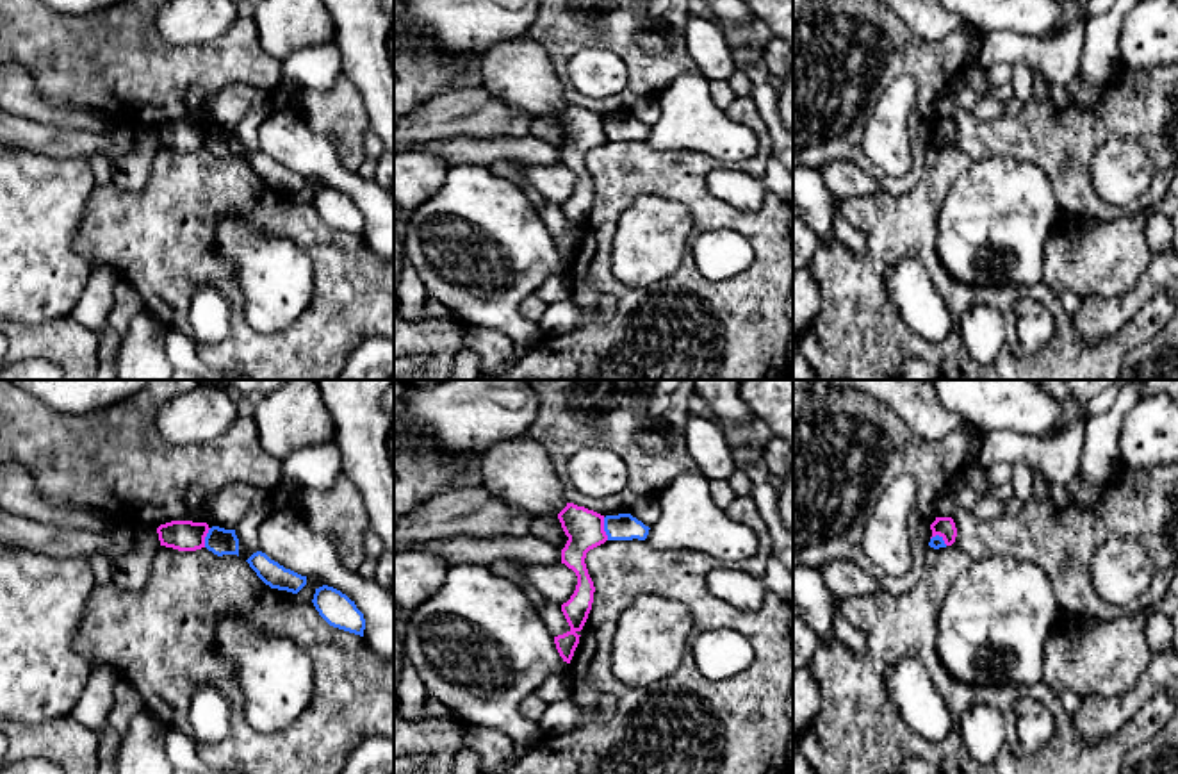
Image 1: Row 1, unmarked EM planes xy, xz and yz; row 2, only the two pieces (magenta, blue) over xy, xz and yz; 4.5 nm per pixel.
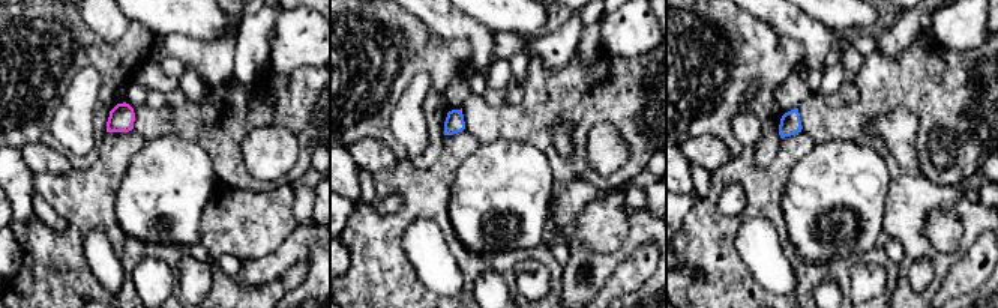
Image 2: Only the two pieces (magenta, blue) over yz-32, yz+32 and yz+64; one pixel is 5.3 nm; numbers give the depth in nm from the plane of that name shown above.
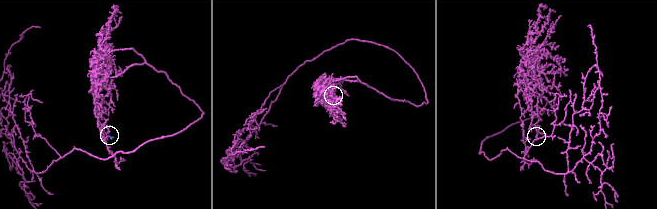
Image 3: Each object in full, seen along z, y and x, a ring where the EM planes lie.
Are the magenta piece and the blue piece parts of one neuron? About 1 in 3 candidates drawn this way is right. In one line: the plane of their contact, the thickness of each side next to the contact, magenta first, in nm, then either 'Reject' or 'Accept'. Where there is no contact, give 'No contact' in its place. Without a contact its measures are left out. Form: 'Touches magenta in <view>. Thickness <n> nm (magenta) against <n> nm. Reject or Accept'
Touches magenta in xz. Thickness 180 nm (magenta) against 120 nm. Reject

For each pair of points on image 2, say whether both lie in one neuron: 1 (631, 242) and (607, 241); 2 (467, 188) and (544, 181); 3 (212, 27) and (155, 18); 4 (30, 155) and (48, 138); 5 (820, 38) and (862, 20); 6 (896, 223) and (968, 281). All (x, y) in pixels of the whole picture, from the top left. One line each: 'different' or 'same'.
1: different
2: same
3: same
4: different
5: different
6: different

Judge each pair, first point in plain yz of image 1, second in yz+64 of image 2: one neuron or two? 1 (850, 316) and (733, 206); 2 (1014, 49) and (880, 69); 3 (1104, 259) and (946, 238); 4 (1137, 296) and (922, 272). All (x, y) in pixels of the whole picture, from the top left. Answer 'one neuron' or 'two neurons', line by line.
1: two neurons
2: two neurons
3: one neuron
4: two neurons

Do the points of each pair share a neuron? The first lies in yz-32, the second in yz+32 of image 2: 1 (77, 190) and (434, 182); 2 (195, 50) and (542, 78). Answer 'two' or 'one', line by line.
1: one
2: two

